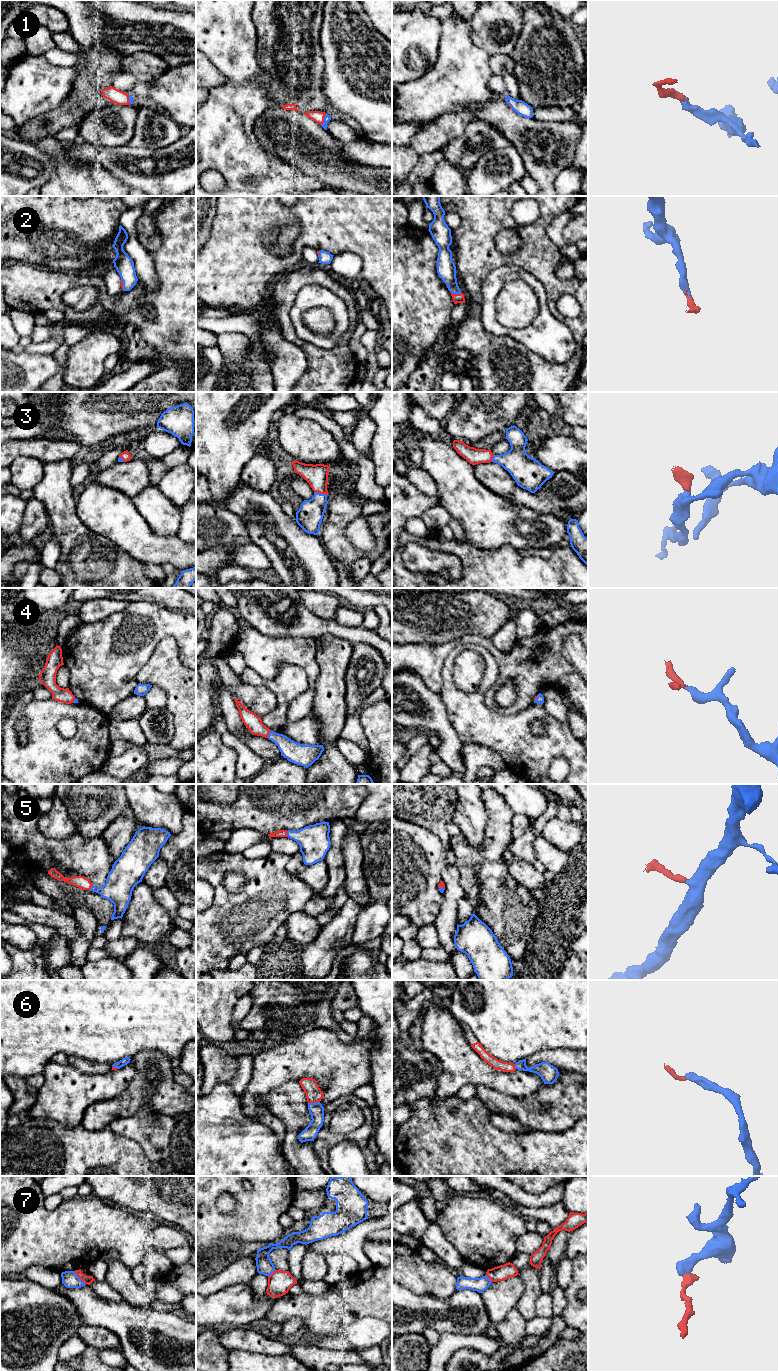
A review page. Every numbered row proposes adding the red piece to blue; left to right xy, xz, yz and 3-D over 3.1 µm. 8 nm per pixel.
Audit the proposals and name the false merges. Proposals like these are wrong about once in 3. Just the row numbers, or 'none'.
7

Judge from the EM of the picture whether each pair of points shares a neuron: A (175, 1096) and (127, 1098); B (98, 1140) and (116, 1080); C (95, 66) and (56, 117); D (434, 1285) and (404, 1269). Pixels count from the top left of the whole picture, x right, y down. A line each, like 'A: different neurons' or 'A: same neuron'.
A: same neuron
B: different neurons
C: same neuron
D: same neuron

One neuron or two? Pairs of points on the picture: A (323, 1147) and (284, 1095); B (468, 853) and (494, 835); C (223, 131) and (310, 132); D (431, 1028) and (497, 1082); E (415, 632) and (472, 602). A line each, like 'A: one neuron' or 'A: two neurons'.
A: two neurons
B: one neuron
C: two neurons
D: one neuron
E: one neuron

